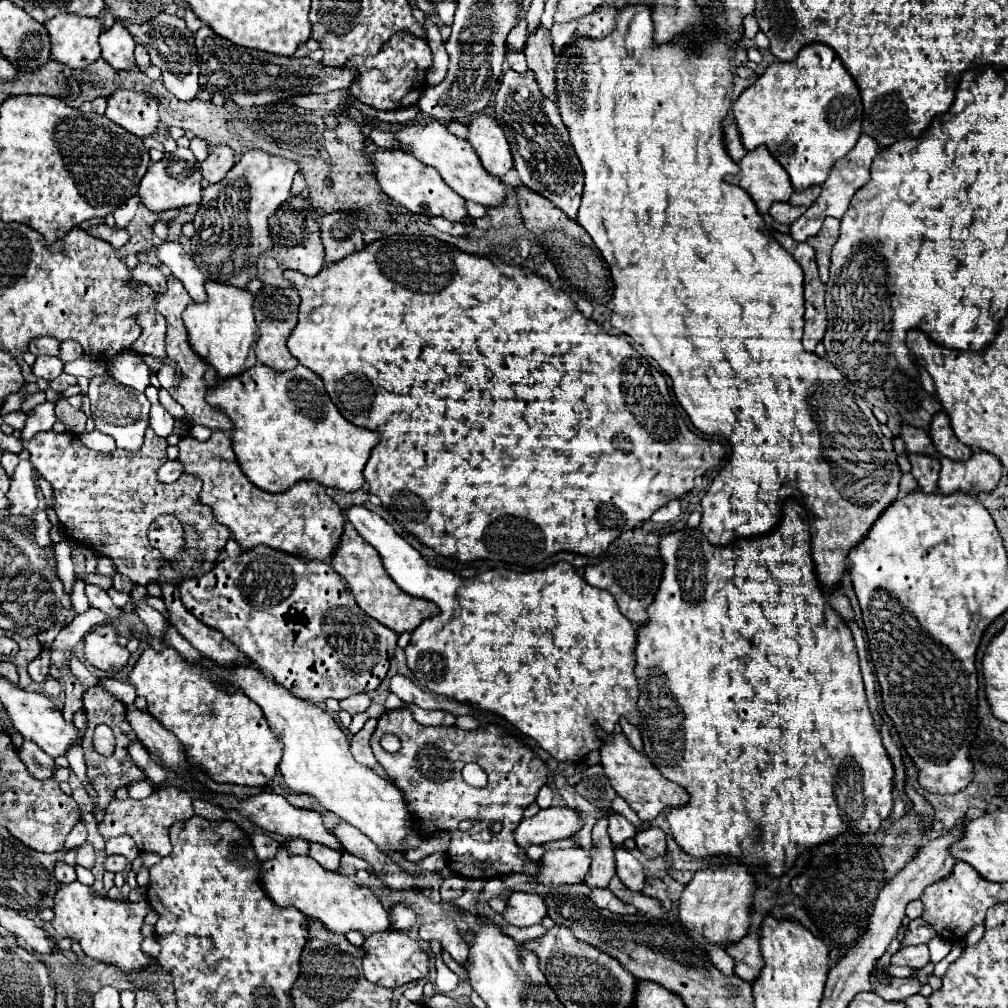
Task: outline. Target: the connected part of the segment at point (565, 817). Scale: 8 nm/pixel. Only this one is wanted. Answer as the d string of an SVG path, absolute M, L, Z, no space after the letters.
M547 807L531 819L523 819L515 829L515 843L527 851L531 845L541 845L555 839L567 839L581 827L579 815L569 807Z

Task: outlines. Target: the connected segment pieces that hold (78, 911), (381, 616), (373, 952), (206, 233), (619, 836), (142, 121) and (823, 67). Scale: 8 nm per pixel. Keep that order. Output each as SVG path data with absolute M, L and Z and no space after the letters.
M73 881L69 885L59 885L53 905L55 917L51 923L61 937L77 939L85 955L97 961L113 963L123 971L137 971L149 965L147 955L141 951L141 941L143 941L141 925L147 911L149 911L147 901L131 903L131 901L99 897L91 885Z
M347 521L345 523L345 531L341 535L341 541L331 557L331 565L333 569L347 581L349 589L355 595L357 605L373 619L377 619L379 623L383 623L385 627L393 629L395 633L403 633L403 631L413 631L423 619L431 617L433 613L437 613L437 605L433 605L431 601L425 599L417 599L407 595L405 591L401 591L391 577L387 577L387 571L381 565L381 557L379 553L355 531L355 527Z
M397 931L377 933L363 943L363 949L365 949L363 975L375 985L395 989L399 985L423 979L427 975L427 965L429 965L427 953L419 947L417 941L413 941L405 933L397 933Z
M251 149L241 155L219 183L203 189L203 201L193 217L195 233L191 237L191 251L193 261L205 279L247 287L247 283L257 275L255 263L259 255L271 247L267 217L273 215L285 199L289 199L293 175L297 171L297 161Z
M613 813L613 815L609 815L609 835L615 845L623 845L625 839L637 835L637 829L623 815Z
M119 89L109 97L105 115L141 139L153 135L159 125L157 101L145 93L127 89Z
M823 43L805 45L805 49L801 49L793 61L777 61L769 65L765 73L733 103L733 115L737 119L745 149L751 151L765 145L789 173L795 191L821 185L829 177L833 165L855 147L861 135L861 113L863 105L857 83L853 83L853 77L849 77L849 71L845 65L841 65L841 59L833 53L833 49Z

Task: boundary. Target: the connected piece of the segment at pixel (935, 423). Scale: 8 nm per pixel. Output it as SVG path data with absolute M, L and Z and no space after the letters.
M939 411L933 415L931 427L929 427L929 437L935 445L935 449L949 459L955 461L965 461L971 457L971 449L963 443L959 443L959 439L955 437L951 425L949 425L949 417L945 411Z

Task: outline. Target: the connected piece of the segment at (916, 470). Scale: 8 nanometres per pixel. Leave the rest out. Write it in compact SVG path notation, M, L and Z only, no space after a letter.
M909 453L909 463L911 463L911 473L917 479L919 487L925 493L937 491L937 481L939 481L939 457L933 455L921 455L921 453Z

